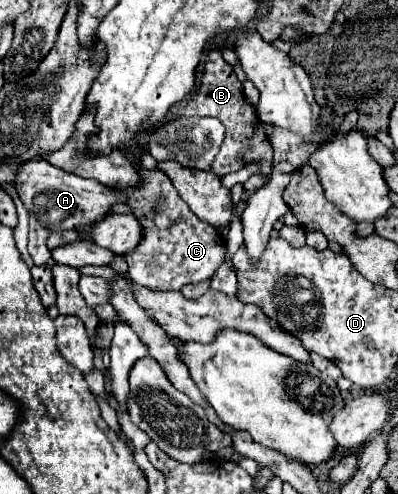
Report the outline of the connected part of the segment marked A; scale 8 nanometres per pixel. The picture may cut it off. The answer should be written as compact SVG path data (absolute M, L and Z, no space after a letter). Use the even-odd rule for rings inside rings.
M28 161L18 167L16 191L30 213L30 241L28 253L34 265L48 265L52 261L52 251L46 247L46 239L54 231L82 229L98 223L110 215L116 203L126 203L126 195L120 189L110 189L94 179L78 177L76 173L58 169L48 161Z

